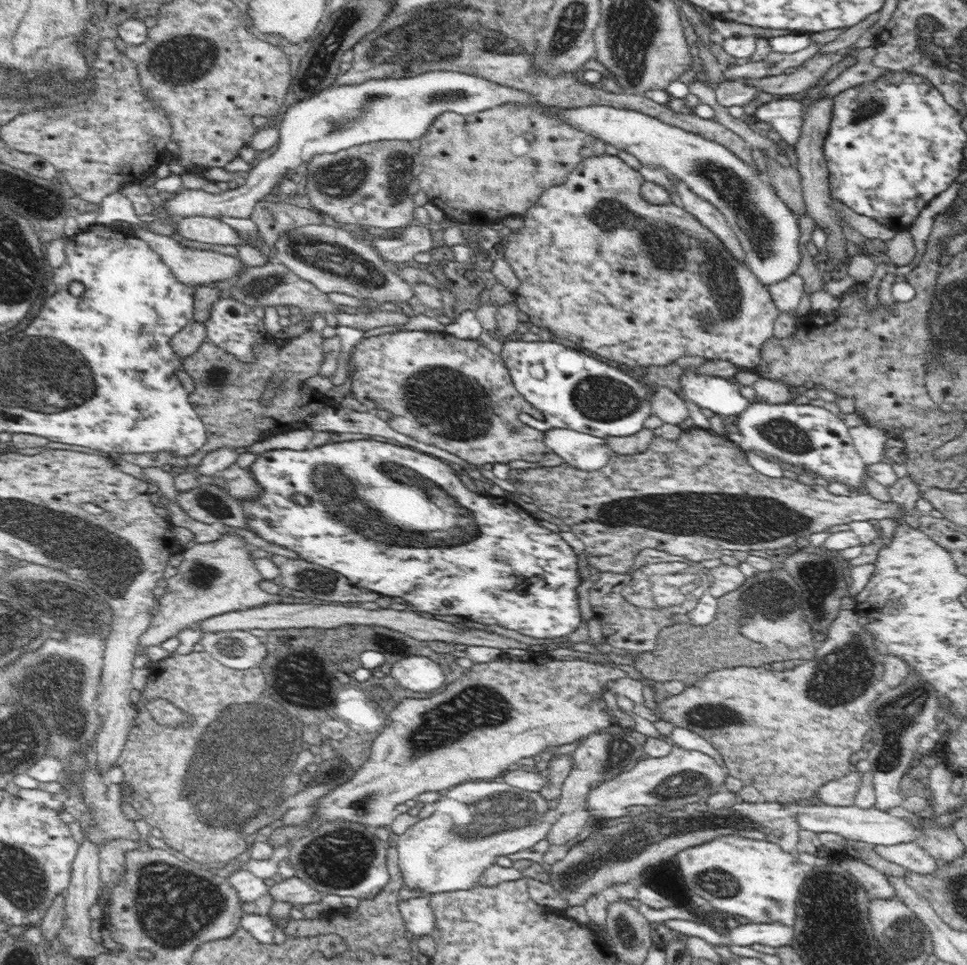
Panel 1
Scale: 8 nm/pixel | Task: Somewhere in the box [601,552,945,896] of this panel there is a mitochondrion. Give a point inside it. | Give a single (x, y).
(850, 664)

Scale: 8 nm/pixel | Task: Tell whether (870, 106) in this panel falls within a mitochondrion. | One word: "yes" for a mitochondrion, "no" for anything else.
yes

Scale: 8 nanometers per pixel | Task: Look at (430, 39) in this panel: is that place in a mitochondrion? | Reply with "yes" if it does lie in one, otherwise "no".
yes

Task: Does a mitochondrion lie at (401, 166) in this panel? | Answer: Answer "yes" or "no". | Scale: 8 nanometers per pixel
yes

